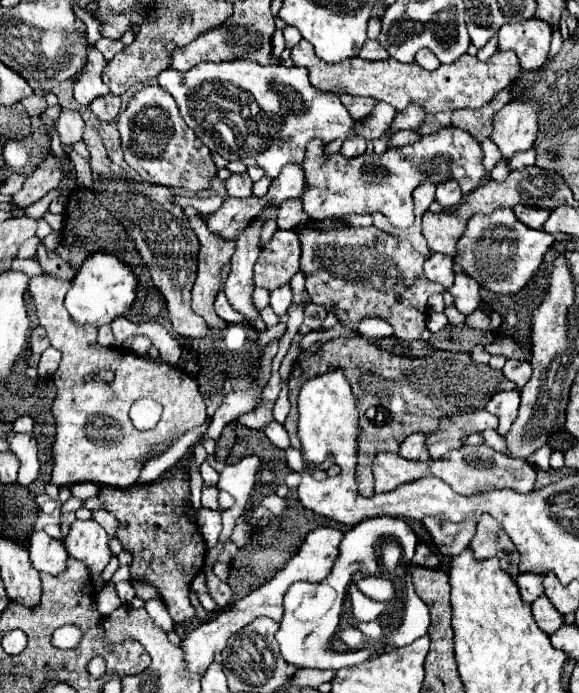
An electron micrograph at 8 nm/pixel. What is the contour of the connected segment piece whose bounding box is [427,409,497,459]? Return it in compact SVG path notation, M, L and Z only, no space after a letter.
M485 409L443 417L439 429L427 435L429 455L431 459L443 459L451 449L461 449L467 435L481 433L485 429L495 429L495 425L497 425L495 417Z

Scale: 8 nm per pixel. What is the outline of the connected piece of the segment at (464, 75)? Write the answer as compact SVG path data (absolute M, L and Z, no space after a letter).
M299 41L291 49L291 61L295 67L305 67L309 71L309 81L313 87L325 93L349 93L361 97L373 97L377 101L385 101L393 105L397 111L405 111L409 105L419 105L425 113L439 113L439 111L455 111L463 107L477 109L487 105L499 91L511 85L519 77L519 61L511 51L497 51L489 61L479 61L477 57L463 55L455 63L439 65L435 71L427 71L417 63L399 63L395 59L387 61L363 61L361 57L347 59L335 65L321 61L311 43Z

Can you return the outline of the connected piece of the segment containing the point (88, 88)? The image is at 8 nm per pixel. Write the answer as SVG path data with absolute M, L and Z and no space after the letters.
M91 47L87 51L87 65L83 67L81 77L75 83L77 103L89 105L95 97L101 97L101 95L109 93L109 87L101 81L101 71L103 71L105 63L107 63L105 57L95 47Z

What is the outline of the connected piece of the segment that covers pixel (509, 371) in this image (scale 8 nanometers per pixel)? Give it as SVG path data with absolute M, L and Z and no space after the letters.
M507 361L503 367L503 375L505 375L505 379L509 379L517 385L517 391L521 391L531 377L531 365L525 361Z

